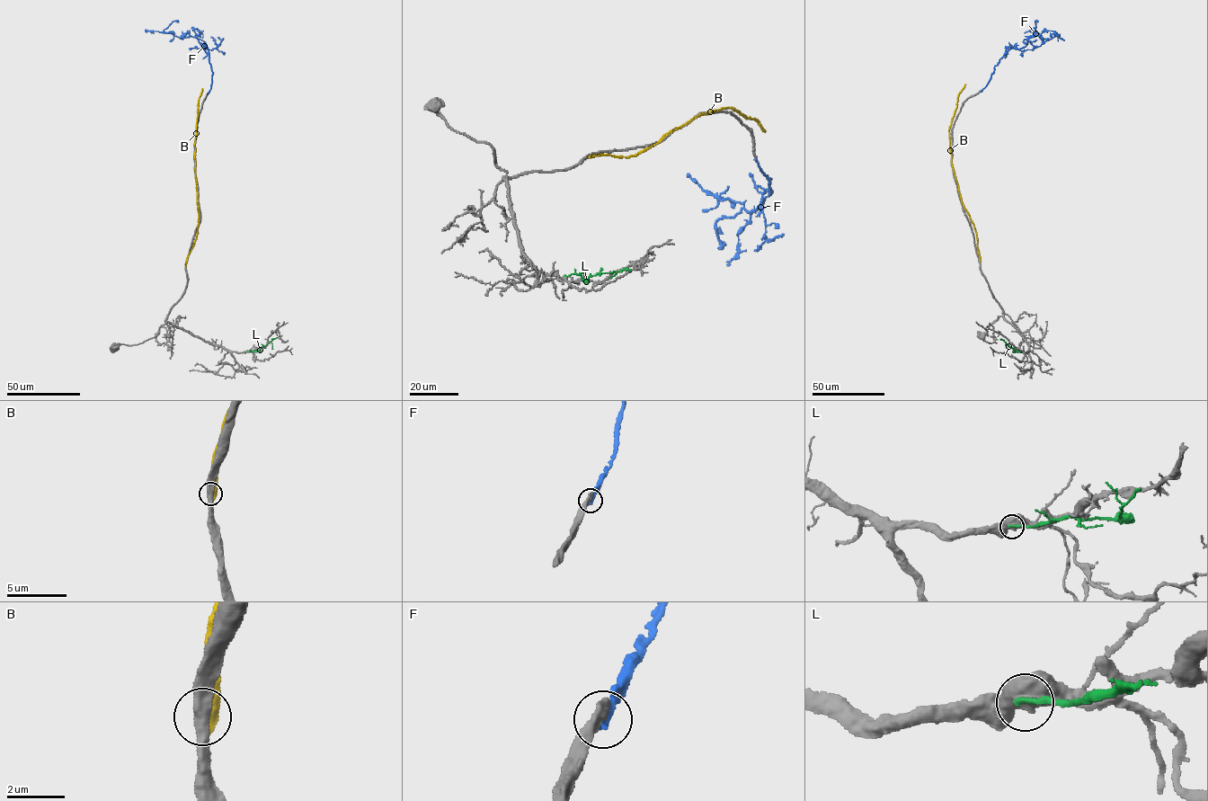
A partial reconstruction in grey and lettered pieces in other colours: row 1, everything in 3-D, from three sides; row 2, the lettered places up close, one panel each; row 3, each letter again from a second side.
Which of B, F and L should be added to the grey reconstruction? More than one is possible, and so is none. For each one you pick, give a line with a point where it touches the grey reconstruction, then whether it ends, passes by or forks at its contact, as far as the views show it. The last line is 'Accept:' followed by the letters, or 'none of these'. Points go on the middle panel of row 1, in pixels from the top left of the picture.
Accept: none of these

